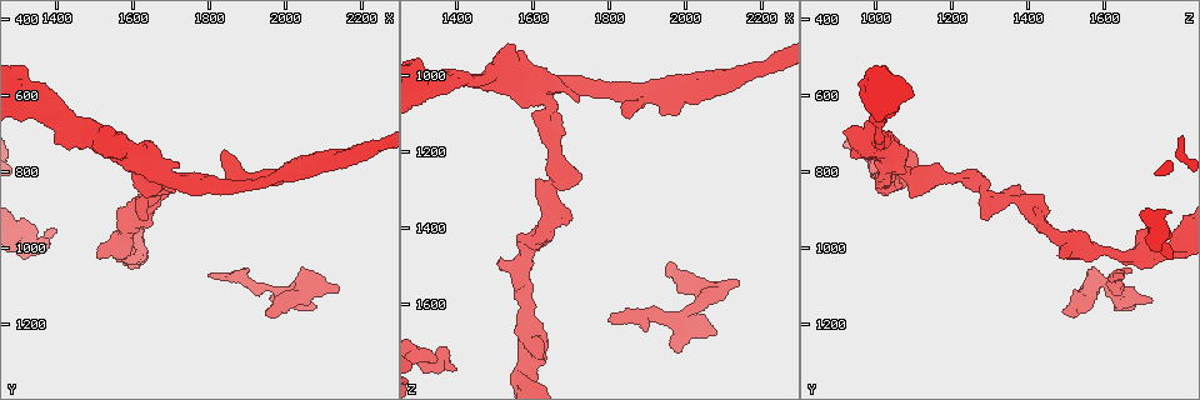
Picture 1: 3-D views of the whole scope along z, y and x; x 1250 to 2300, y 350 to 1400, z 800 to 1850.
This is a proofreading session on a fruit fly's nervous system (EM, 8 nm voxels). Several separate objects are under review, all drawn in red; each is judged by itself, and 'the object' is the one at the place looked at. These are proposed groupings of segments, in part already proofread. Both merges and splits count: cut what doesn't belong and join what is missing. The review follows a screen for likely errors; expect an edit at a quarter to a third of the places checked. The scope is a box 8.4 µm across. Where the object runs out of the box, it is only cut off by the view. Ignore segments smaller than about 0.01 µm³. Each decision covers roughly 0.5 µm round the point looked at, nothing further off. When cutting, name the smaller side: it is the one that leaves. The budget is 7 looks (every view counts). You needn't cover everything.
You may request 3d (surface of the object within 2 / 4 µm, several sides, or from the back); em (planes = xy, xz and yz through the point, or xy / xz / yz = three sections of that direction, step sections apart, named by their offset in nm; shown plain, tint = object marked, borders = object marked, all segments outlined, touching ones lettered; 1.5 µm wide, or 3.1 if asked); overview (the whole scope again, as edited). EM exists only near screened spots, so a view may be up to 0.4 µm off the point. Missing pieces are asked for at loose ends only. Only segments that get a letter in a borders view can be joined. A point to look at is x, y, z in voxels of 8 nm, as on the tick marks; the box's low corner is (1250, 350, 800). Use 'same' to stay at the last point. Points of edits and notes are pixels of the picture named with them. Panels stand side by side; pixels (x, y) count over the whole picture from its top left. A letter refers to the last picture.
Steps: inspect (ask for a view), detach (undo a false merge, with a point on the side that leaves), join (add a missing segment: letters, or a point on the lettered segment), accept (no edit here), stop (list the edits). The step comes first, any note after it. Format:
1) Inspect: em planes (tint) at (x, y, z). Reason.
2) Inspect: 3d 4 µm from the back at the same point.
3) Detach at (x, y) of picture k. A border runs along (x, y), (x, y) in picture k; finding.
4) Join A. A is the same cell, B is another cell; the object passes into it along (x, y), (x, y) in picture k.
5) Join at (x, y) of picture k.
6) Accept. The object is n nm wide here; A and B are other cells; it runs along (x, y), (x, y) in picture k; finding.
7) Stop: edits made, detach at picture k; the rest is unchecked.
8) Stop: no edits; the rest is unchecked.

Inspect: 3d 2 µm at (1395, 945, 1765). Long arm stops here.

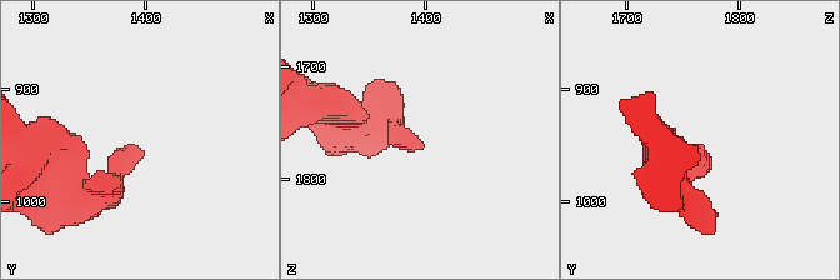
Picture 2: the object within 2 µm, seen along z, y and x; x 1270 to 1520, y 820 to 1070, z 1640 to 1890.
Inspect: em planes (borders) at (1398, 952, 1770).

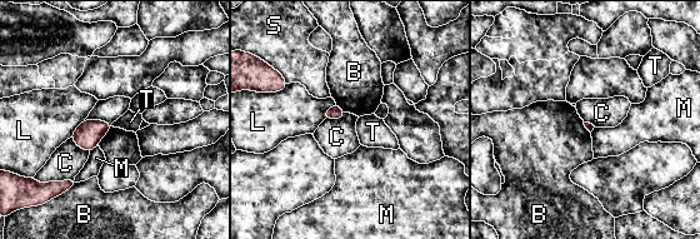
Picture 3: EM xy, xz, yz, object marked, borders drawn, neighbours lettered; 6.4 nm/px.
Accept. B, C, L, M, S and T are other cells; a border runs along (85, 119), (101, 119), (110, 124) in picture 3; no lettered segment goes on from it.

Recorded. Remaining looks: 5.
Inspect: 3d 4 µm at (1625, 930, 1295). An open end.

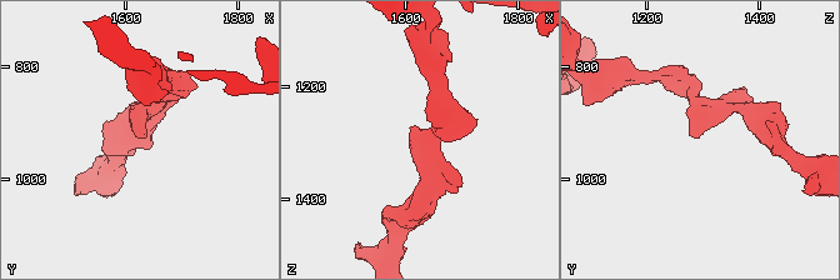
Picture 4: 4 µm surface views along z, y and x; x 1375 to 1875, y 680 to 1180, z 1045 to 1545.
Inspect: em planes (borders) at (1630, 920, 1295).

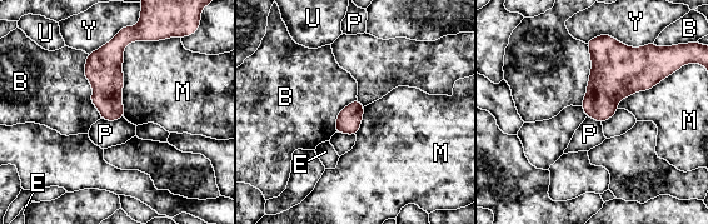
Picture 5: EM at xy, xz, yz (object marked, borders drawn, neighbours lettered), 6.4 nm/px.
Accept. B, E, M, P, U and Y are other cells; a border runs along (160, 39), (124, 49), (123, 115) in picture 5; no lettered segment goes on from it.

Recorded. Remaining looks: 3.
Inspect: 3d 2 µm from the back at (1510, 1030, 1480). Branch stops here.

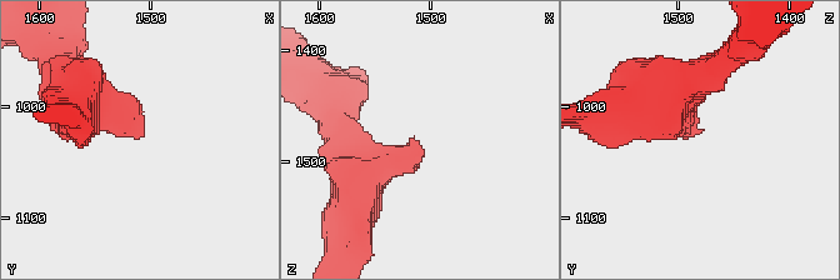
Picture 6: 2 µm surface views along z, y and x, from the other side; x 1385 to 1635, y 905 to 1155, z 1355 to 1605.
Inspect: em 3.1 µm xy step 8 (tint) at (1508, 1026, 1480). Need the tissue.

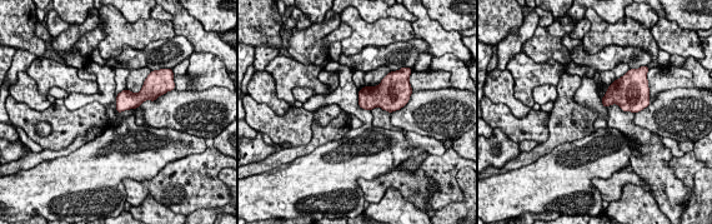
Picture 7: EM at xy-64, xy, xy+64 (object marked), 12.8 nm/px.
Inspect: em 3.1 µm planes (borders) at the same point.

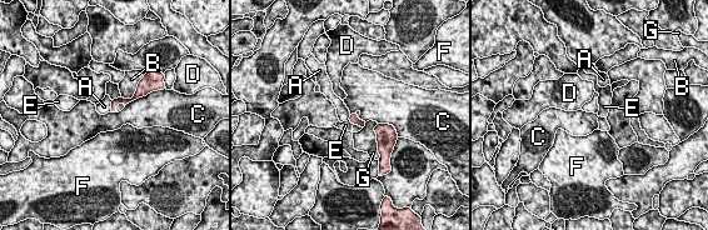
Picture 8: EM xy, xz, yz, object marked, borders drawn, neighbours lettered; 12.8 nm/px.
Accept. The longest contact is with C, 360 nm; A, B, C, D, E, F and G are other cells; none of them fits.

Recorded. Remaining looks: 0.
Stop: no edits; the rest is unchecked.

